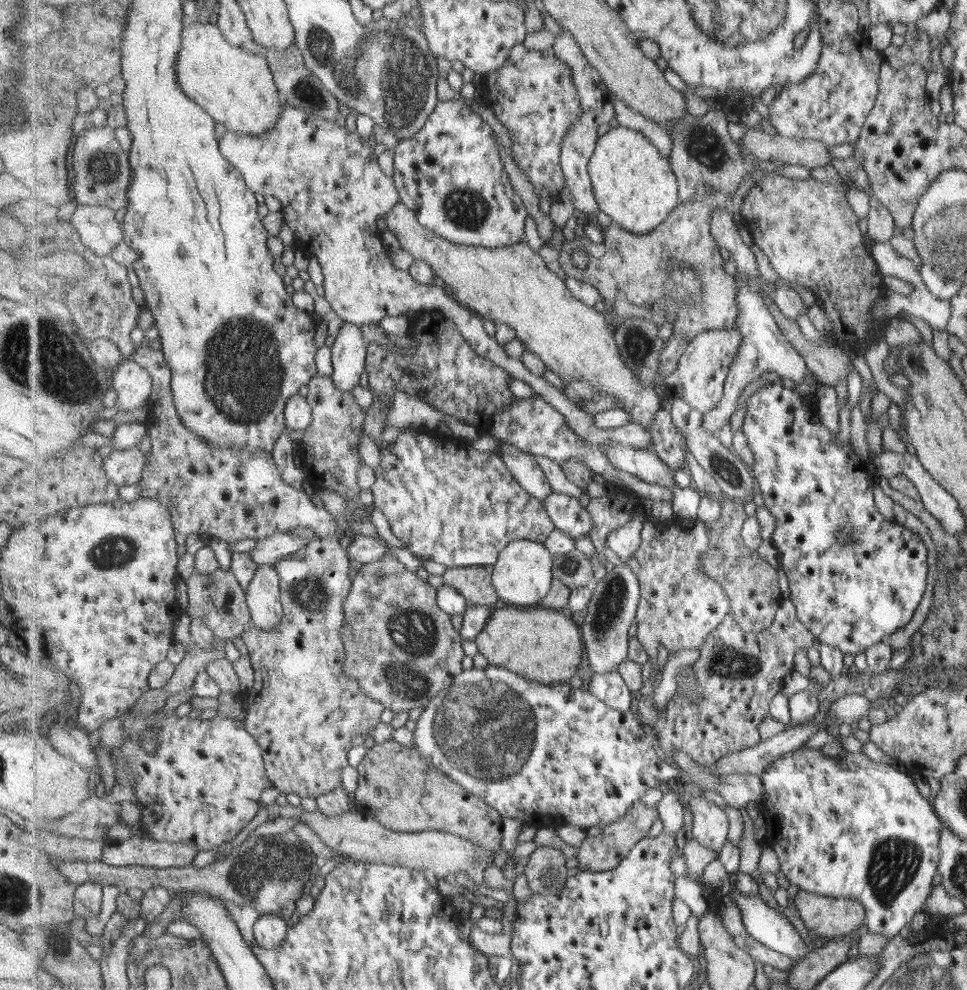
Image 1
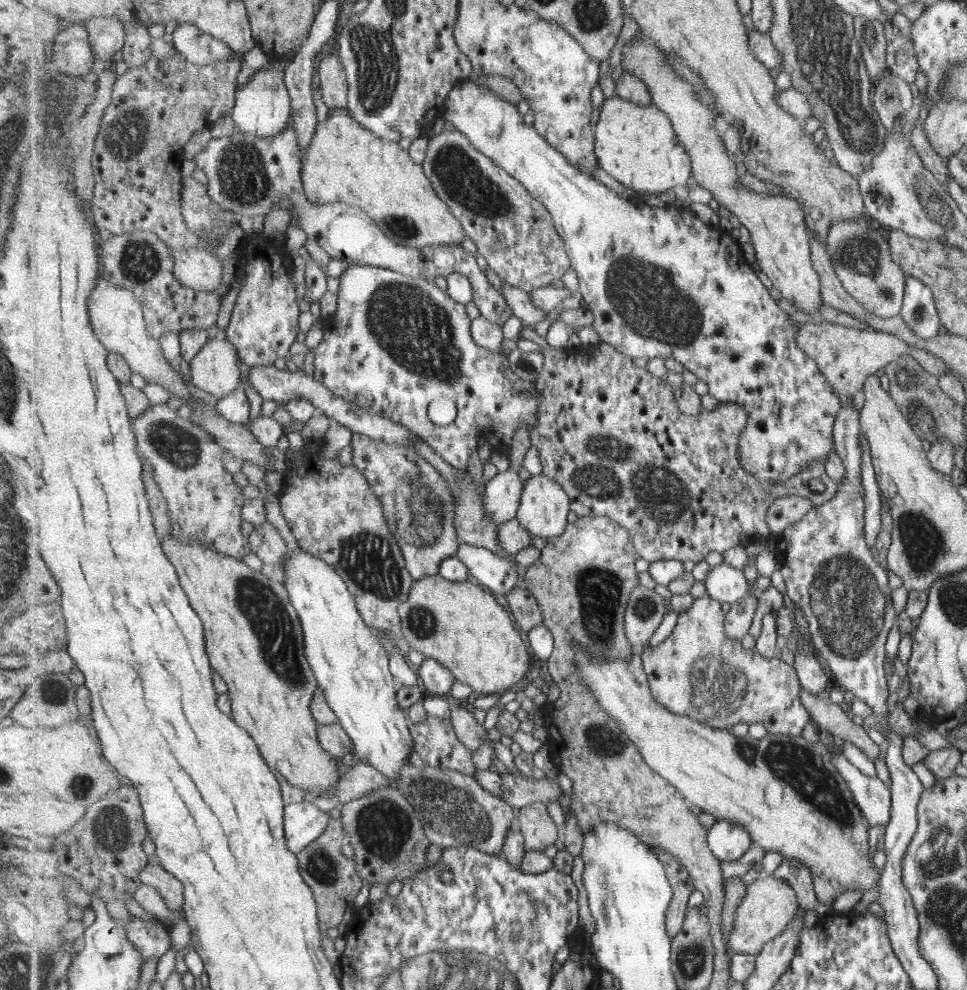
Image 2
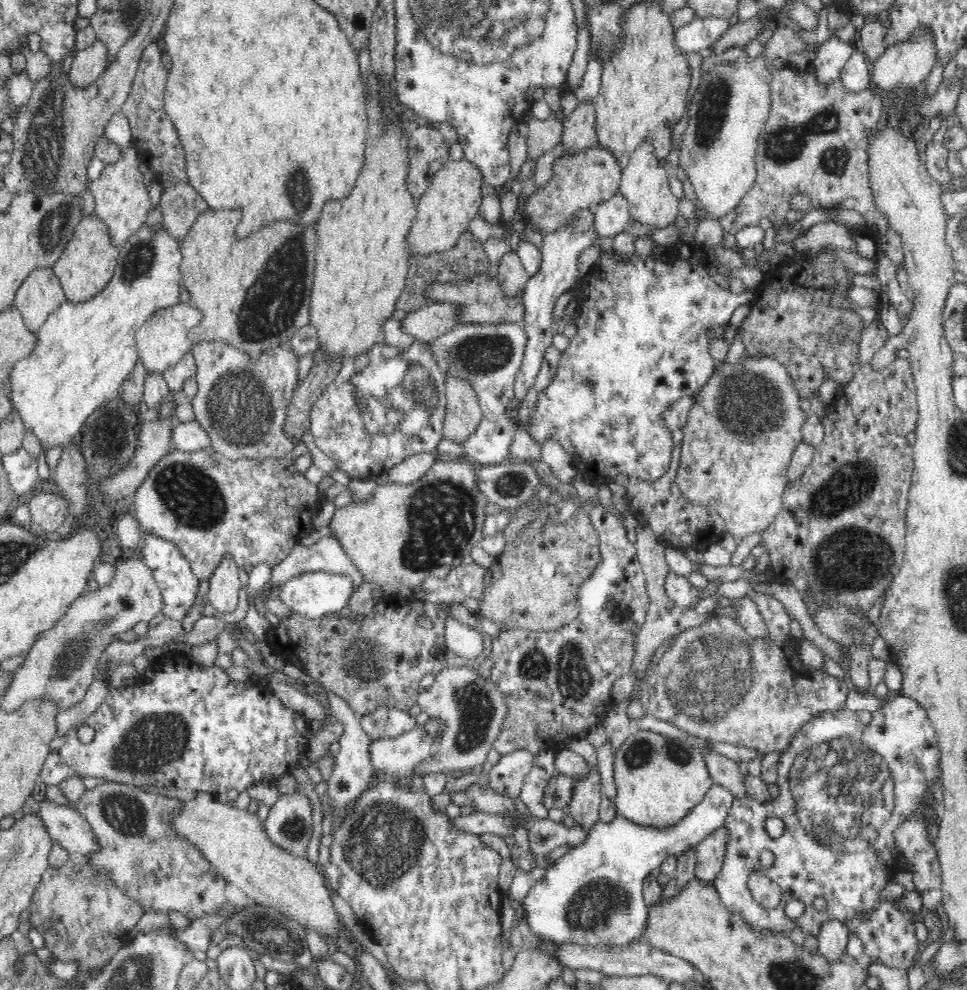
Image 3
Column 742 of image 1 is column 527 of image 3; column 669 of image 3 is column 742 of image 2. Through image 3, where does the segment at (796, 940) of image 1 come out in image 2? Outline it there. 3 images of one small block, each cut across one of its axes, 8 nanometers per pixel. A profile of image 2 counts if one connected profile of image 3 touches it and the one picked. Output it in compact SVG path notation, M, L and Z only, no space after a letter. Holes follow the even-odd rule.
M716 819L708 830L709 846L722 862L741 860L752 841L749 831L737 822Z

